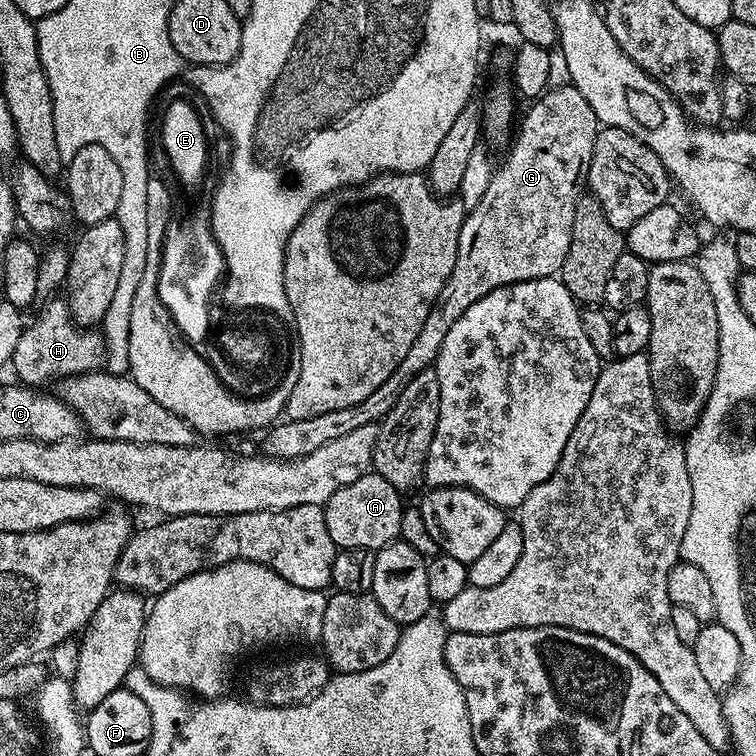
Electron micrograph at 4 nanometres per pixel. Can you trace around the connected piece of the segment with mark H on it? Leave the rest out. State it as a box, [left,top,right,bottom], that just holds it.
[10,299,104,386]

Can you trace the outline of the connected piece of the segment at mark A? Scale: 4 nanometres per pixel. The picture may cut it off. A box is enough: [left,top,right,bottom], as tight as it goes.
[324,470,406,550]

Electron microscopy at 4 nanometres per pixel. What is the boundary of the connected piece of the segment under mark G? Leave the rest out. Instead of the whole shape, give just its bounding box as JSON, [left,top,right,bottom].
[262,86,598,460]

